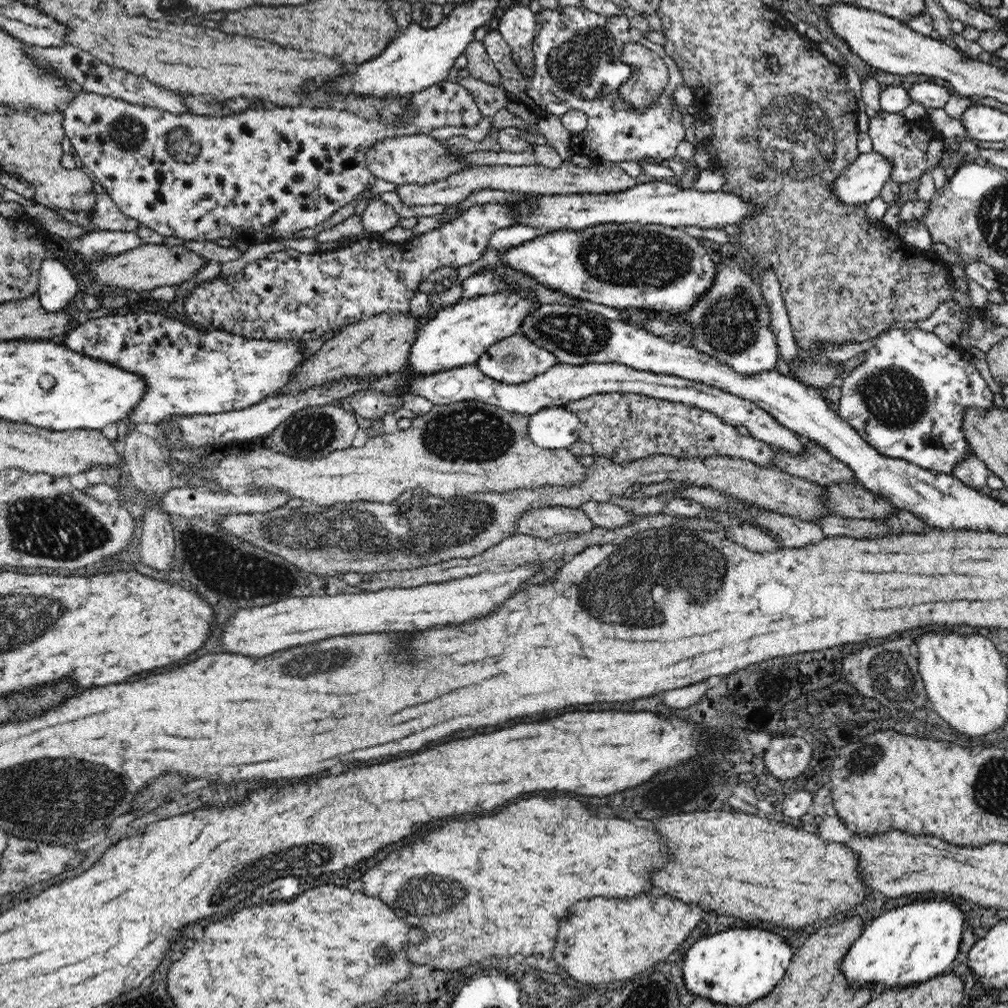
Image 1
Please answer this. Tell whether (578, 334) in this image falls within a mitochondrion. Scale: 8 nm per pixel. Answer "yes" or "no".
yes

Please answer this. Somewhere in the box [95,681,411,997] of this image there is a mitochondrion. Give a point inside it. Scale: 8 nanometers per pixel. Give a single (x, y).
(296, 857)

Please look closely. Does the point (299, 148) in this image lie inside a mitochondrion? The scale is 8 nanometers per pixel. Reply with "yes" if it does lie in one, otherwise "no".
no

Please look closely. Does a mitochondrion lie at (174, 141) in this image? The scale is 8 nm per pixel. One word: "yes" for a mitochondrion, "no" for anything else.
yes

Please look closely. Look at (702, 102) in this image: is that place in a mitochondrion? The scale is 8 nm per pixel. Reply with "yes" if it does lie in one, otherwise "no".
no

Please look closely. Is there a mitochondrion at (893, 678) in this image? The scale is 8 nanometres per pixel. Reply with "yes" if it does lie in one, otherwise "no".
yes

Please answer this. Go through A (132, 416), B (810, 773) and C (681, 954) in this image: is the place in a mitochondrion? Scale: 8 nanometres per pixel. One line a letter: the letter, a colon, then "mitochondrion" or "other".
A: other
B: other
C: other

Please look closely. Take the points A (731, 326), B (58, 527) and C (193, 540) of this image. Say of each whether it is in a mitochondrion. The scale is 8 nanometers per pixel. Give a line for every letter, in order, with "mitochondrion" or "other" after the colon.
A: mitochondrion
B: mitochondrion
C: mitochondrion

